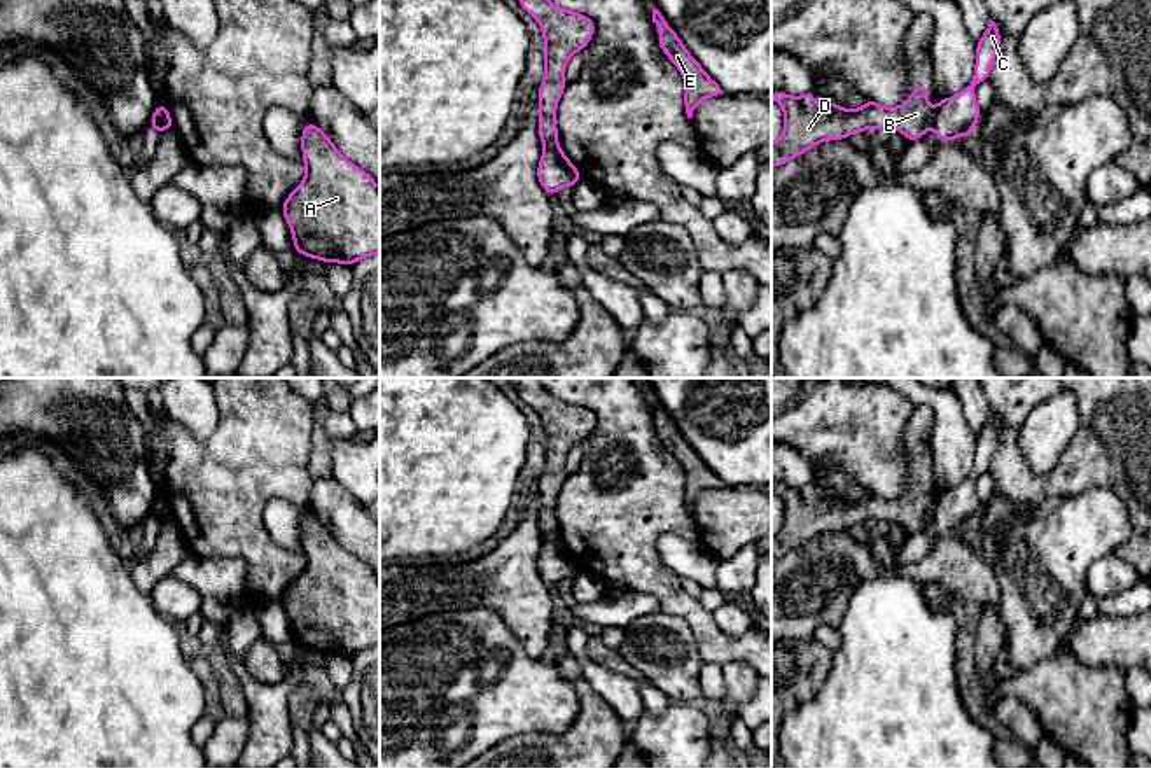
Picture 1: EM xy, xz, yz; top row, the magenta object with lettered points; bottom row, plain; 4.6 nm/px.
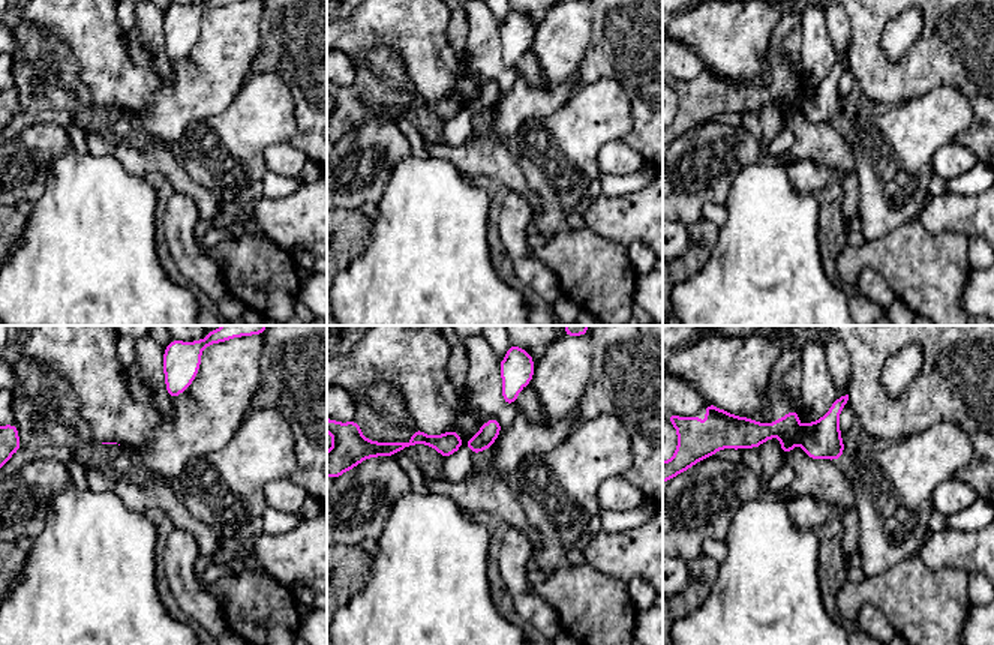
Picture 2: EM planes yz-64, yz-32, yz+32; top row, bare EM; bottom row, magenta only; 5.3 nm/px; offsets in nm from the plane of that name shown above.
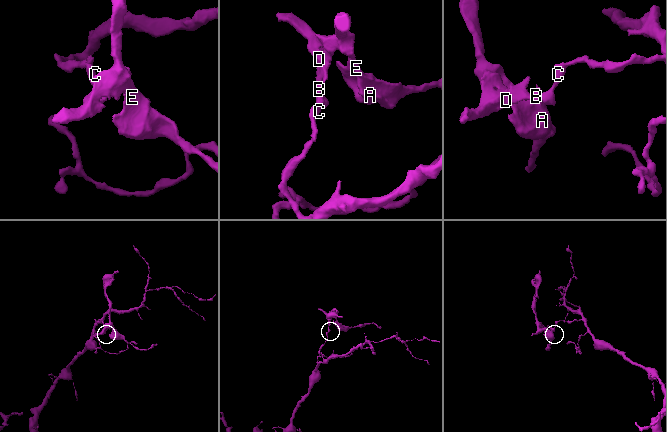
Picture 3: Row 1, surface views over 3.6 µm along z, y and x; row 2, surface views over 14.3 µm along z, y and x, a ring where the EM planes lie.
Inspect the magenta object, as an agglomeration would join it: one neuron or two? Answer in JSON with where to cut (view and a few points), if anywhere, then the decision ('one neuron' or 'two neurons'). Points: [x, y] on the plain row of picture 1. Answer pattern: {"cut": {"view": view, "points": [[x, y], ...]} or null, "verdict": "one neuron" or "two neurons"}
{"cut": {"view": "yz", "points": [[933, 501], [933, 513], [929, 516]]}, "verdict": "two neurons"}

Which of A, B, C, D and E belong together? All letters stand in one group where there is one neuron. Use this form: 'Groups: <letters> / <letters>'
Groups: A B D E / C

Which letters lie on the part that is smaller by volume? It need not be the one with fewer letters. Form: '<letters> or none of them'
A, B, D, E

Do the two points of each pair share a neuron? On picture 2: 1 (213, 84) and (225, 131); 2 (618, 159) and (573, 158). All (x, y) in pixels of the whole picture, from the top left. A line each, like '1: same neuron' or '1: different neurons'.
1: different neurons
2: different neurons

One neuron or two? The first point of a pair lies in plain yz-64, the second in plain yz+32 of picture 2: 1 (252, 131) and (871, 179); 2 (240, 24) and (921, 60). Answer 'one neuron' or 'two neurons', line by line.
1: one neuron
2: two neurons

